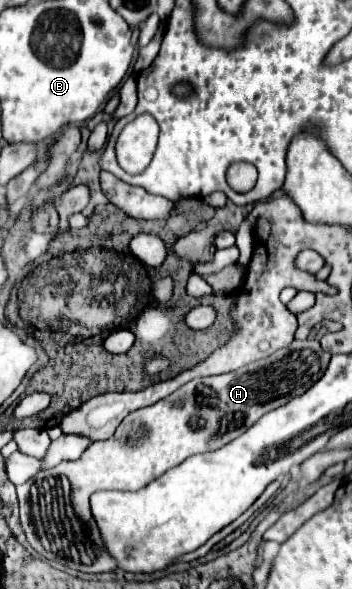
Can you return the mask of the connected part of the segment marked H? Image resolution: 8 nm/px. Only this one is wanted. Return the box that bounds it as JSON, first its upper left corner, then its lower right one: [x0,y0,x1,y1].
[17,340,331,572]

